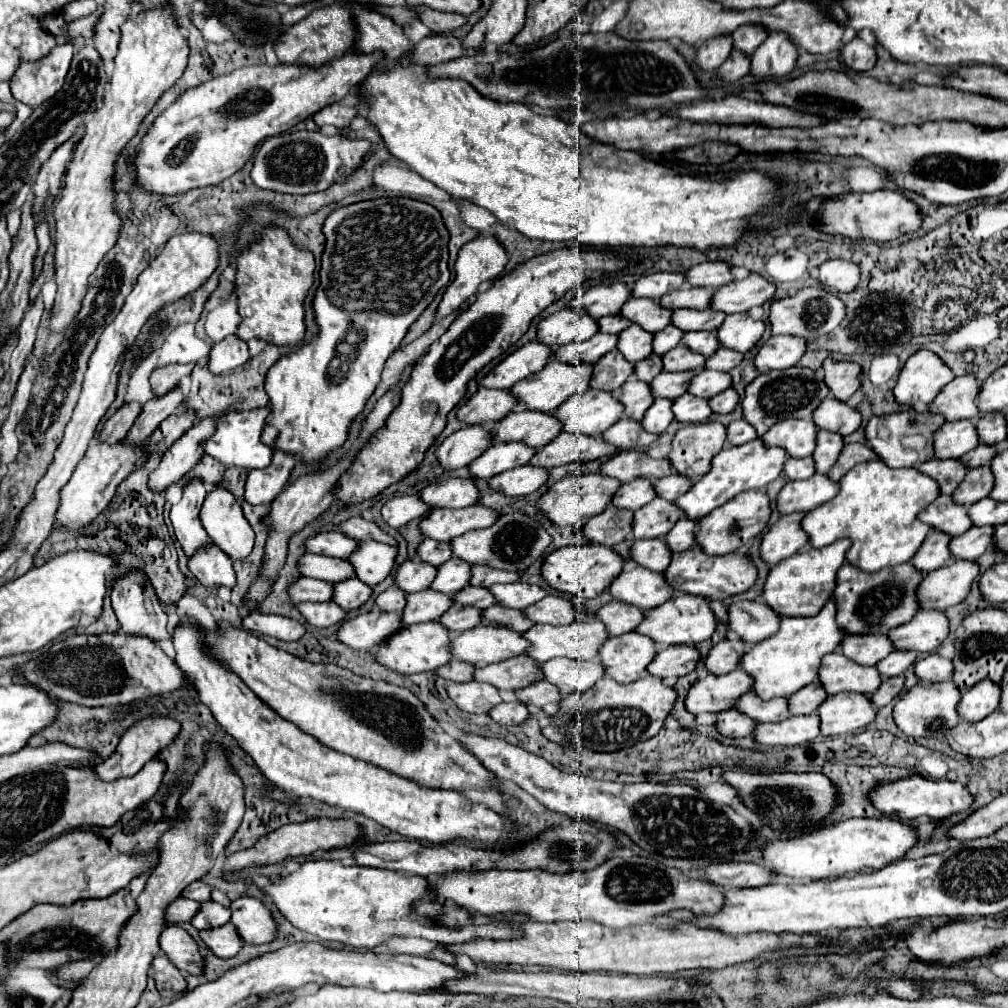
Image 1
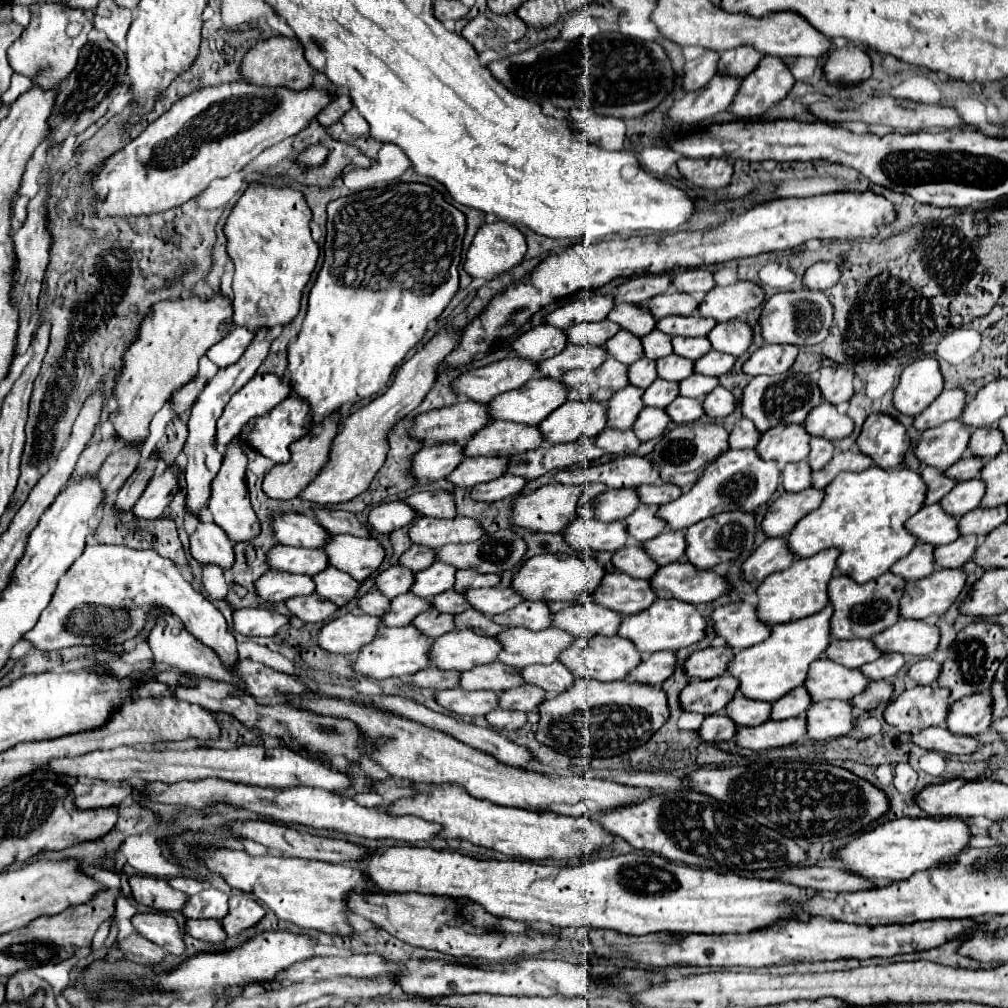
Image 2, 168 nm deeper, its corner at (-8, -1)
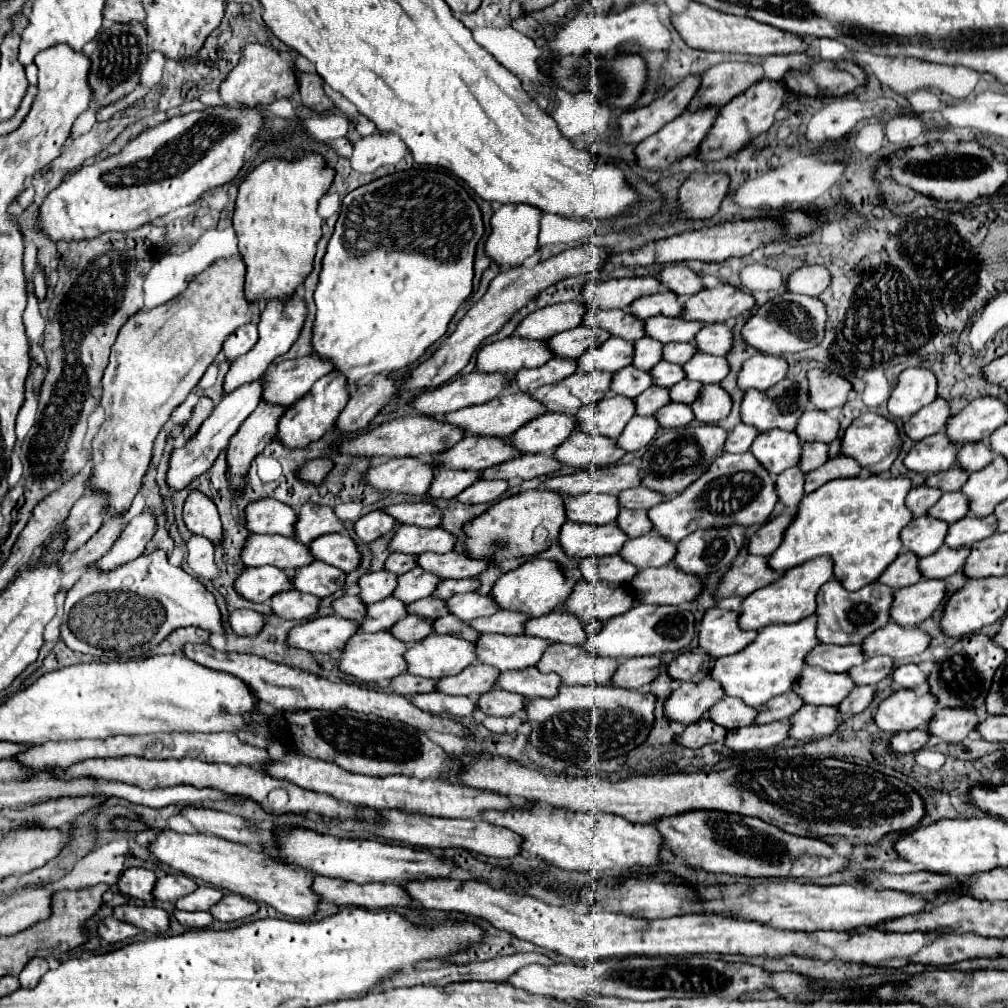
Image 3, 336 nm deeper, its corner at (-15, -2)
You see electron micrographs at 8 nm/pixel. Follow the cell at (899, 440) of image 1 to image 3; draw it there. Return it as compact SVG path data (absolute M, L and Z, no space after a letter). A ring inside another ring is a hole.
M864 414L860 418L856 418L844 432L844 438L842 438L842 454L846 456L852 456L856 462L860 462L862 468L870 470L872 474L882 474L886 470L890 470L892 462L898 458L902 450L902 438L900 438L900 432L898 432L898 426L880 416L880 414Z

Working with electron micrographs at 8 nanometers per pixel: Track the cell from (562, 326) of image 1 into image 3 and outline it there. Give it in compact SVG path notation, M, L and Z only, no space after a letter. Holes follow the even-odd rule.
M504 338L482 346L476 358L476 370L480 372L508 372L544 366L552 356L548 342L530 340L530 338Z

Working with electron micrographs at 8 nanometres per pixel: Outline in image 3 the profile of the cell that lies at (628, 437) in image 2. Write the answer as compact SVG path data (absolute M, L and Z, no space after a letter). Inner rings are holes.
M576 430L572 438L568 438L562 446L554 450L554 456L574 468L584 468L586 464L600 464L608 466L618 462L626 450L620 450L616 446L614 438L602 438L602 436L592 436L586 432Z

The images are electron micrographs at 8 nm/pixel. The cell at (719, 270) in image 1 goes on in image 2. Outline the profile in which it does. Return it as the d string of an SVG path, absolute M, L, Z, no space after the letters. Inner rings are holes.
M685 269L673 277L673 287L681 293L707 293L715 287L713 273L707 269Z

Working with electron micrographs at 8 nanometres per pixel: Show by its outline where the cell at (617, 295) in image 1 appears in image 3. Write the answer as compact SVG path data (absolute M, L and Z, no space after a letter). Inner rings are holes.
M580 302L552 304L528 314L516 328L514 336L532 340L550 340L554 334L580 326L584 322L586 312L588 306L580 306Z

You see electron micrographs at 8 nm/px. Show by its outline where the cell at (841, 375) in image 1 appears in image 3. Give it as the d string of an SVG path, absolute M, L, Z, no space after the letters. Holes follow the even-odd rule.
M822 368L810 370L808 382L810 382L810 402L816 408L832 413L837 413L840 406L846 404L846 398L852 390L850 380Z

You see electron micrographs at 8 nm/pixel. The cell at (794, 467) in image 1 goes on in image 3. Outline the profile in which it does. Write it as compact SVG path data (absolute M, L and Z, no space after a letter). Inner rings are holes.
M792 466L776 476L776 492L786 508L796 508L804 498L804 472L800 466Z

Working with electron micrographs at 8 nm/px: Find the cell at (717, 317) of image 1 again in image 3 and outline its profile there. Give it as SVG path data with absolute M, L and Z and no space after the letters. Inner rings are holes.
M652 316L646 320L646 336L656 338L662 344L668 342L694 342L696 334L704 328L702 322L692 322L686 318L668 318Z

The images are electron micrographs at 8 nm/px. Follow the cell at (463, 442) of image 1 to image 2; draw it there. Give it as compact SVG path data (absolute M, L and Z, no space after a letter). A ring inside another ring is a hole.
M425 445L413 453L409 473L417 481L445 479L463 459L459 445Z

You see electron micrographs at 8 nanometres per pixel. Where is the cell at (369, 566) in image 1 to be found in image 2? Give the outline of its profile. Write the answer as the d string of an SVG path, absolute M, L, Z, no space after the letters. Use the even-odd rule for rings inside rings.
M331 535L321 549L325 551L331 567L349 573L355 581L367 579L375 569L379 569L385 557L383 547L369 537Z

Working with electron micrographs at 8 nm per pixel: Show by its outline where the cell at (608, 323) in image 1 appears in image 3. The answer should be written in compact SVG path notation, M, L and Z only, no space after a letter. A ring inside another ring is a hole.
M580 326L572 328L568 332L556 334L548 344L552 346L552 352L562 358L580 358L580 354L588 352L592 346L600 346L606 342L610 334L600 328L590 328L590 326Z

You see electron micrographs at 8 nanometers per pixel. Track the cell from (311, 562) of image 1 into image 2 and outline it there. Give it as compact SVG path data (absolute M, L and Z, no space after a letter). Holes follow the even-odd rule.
M277 545L269 549L267 563L273 569L303 573L303 575L313 575L329 567L329 561L325 553L321 553L321 549L305 549L305 547L289 547L289 545Z

